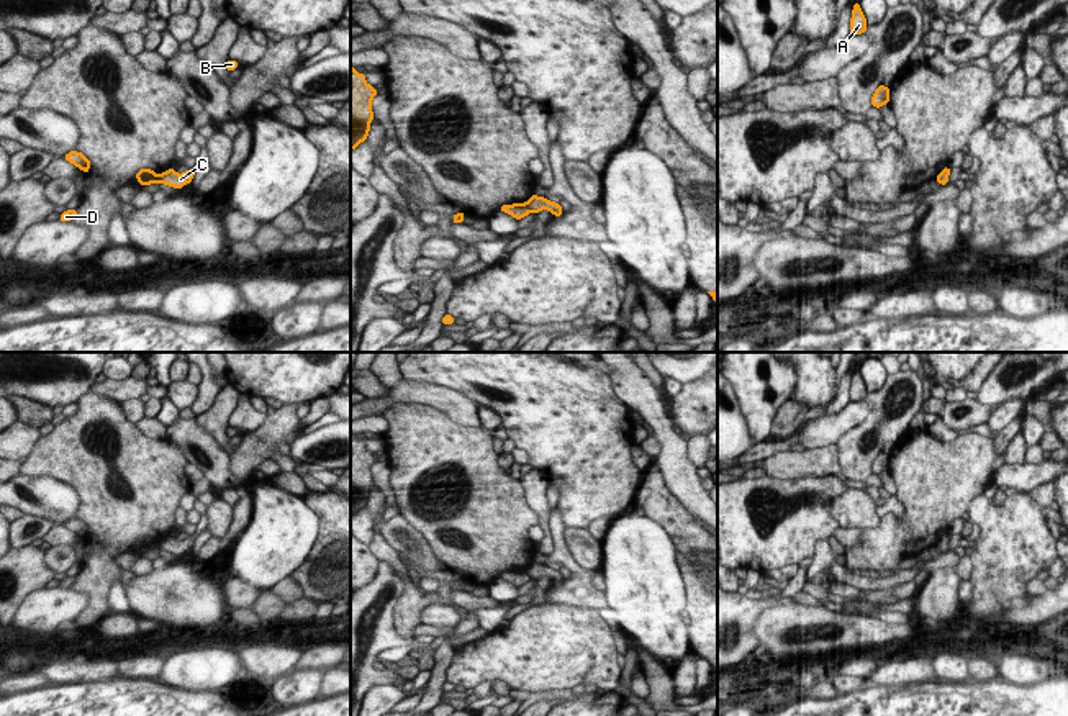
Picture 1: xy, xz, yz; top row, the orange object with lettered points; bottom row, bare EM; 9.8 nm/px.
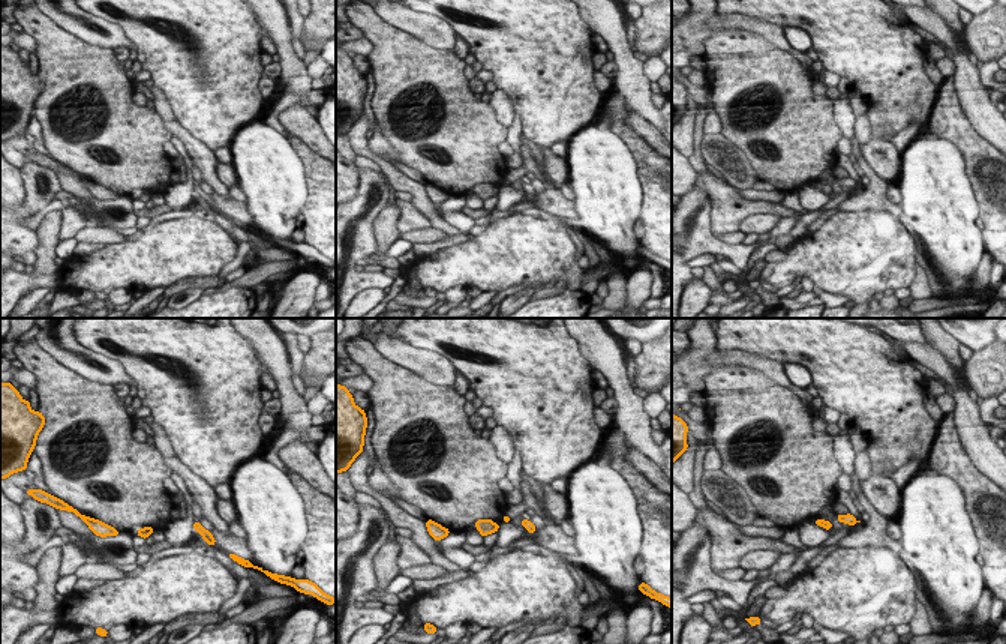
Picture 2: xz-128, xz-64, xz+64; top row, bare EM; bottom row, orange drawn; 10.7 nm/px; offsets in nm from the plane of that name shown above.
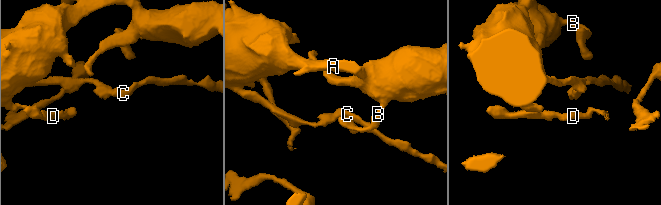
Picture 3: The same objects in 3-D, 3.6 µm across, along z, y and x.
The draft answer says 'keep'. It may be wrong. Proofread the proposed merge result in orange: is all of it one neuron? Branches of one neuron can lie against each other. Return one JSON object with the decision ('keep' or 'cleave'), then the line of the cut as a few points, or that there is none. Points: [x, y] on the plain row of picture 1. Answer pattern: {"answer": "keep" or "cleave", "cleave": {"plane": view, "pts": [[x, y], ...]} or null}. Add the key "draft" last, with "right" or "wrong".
{"answer": "cleave", "cleave": {"plane": "xz", "pts": [[523, 570], [529, 579]]}, "draft": "wrong"}

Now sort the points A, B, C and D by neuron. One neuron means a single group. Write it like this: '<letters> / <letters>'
A B D / C

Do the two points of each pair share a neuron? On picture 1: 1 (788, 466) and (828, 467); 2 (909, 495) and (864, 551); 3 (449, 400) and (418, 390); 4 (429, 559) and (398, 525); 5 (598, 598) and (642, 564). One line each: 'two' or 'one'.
1: one
2: one
3: one
4: one
5: two

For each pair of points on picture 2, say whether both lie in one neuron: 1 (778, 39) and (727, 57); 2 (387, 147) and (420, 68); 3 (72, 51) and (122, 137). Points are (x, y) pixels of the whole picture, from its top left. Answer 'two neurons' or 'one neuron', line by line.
1: two neurons
2: two neurons
3: one neuron

